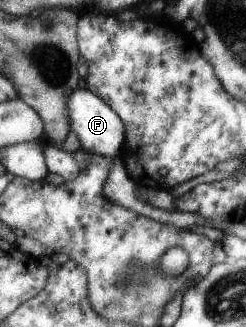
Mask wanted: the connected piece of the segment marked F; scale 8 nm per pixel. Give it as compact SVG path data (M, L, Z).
M77 88L68 98L68 116L73 131L79 138L81 148L91 154L99 154L112 158L125 157L126 129L124 122L116 110L103 101L96 93L88 88Z

